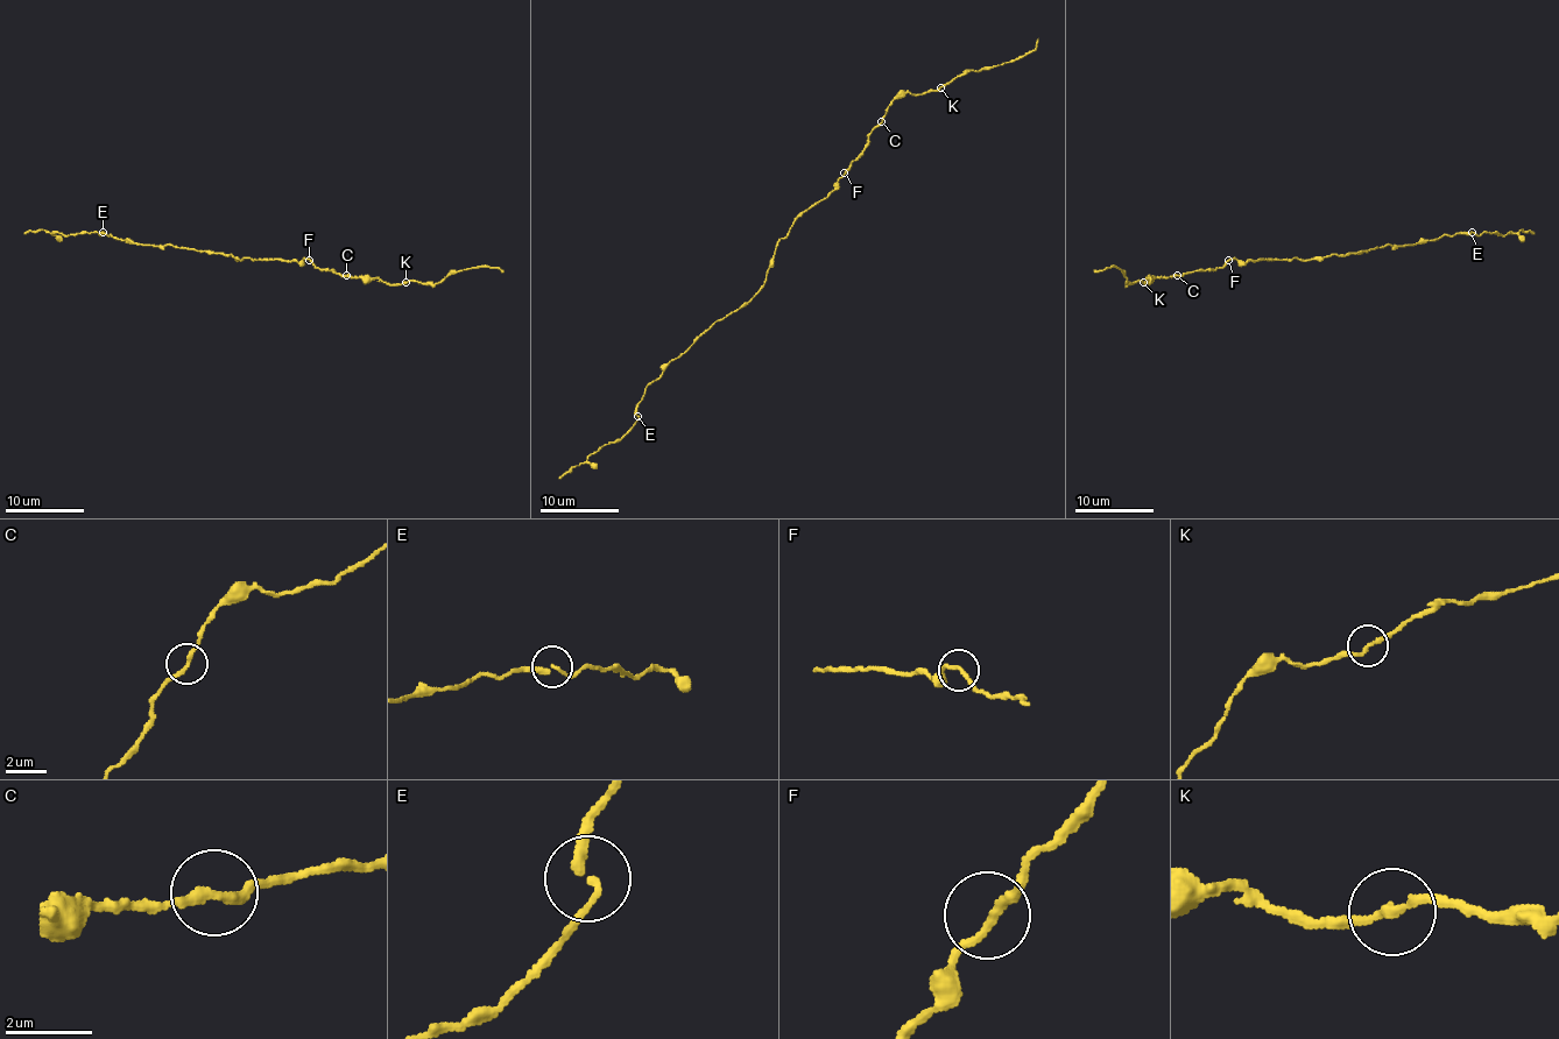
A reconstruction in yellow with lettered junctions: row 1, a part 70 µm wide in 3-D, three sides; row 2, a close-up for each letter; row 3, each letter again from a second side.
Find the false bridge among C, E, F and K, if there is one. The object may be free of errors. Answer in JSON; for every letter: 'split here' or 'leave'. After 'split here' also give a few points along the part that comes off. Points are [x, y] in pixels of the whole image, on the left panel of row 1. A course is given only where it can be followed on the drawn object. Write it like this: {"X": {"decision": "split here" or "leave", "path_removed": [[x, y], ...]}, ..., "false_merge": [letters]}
{"C": {"decision": "leave"}, "E": {"decision": "leave"}, "F": {"decision": "leave"}, "K": {"decision": "leave"}, "false_merge": []}

